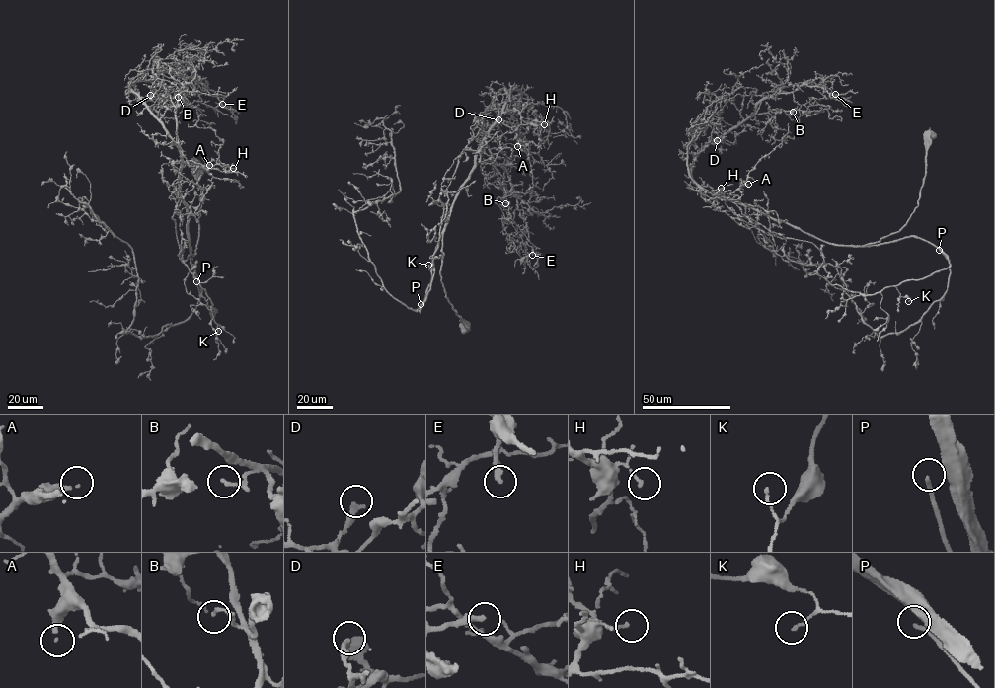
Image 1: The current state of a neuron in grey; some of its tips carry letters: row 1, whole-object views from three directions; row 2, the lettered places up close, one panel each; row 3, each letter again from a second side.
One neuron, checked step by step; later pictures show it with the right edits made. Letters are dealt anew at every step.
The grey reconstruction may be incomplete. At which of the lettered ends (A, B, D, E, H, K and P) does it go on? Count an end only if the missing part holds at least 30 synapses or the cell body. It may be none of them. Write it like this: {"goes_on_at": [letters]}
{"goes_on_at": ["A", "E", "P"]}

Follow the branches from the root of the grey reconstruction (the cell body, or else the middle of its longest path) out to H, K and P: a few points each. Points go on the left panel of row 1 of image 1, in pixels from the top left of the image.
H: (196, 164), (194, 256), (179, 191), (181, 164), (233, 168)
K: (196, 164), (199, 234), (196, 253), (188, 258), (202, 296), (216, 310), (210, 313), (218, 331)
P: (196, 164), (200, 190), (199, 234), (196, 253), (188, 257), (191, 260), (197, 274), (200, 295), (196, 281)

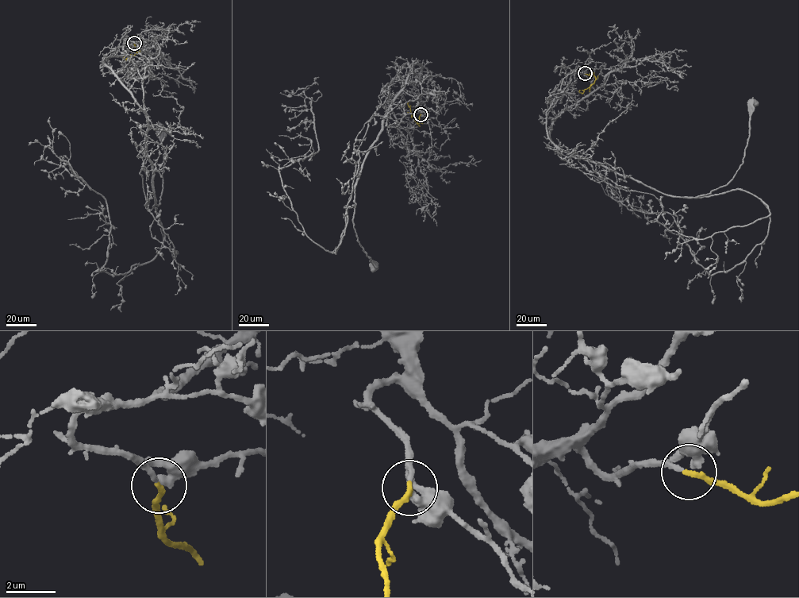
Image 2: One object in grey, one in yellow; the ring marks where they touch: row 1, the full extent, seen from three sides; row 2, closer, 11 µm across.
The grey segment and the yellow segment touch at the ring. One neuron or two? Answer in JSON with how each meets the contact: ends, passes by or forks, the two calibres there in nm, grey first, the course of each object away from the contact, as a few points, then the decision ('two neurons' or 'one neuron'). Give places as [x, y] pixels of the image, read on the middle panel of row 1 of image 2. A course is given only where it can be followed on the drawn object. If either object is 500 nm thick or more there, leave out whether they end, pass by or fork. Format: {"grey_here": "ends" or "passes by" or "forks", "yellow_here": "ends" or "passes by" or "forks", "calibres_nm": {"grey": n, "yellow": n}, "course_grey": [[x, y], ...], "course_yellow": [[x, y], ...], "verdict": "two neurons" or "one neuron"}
{"grey_here": "passes by", "yellow_here": "ends", "calibres_nm": {"grey": 320, "yellow": 220}, "course_grey": [[420, 114], [420, 99], [412, 90], [422, 67], [416, 63], [363, 160], [355, 189], [353, 226], [374, 267]], "course_yellow": [[420, 114], [419, 122], [416, 122], [408, 103]], "verdict": "one neuron"}

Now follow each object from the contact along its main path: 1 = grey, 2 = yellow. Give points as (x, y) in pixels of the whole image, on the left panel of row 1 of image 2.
1: (134, 43), (129, 38), (123, 49), (142, 80), (146, 148), (158, 206), (164, 163), (160, 128)
2: (134, 43), (136, 53), (125, 59), (124, 55)

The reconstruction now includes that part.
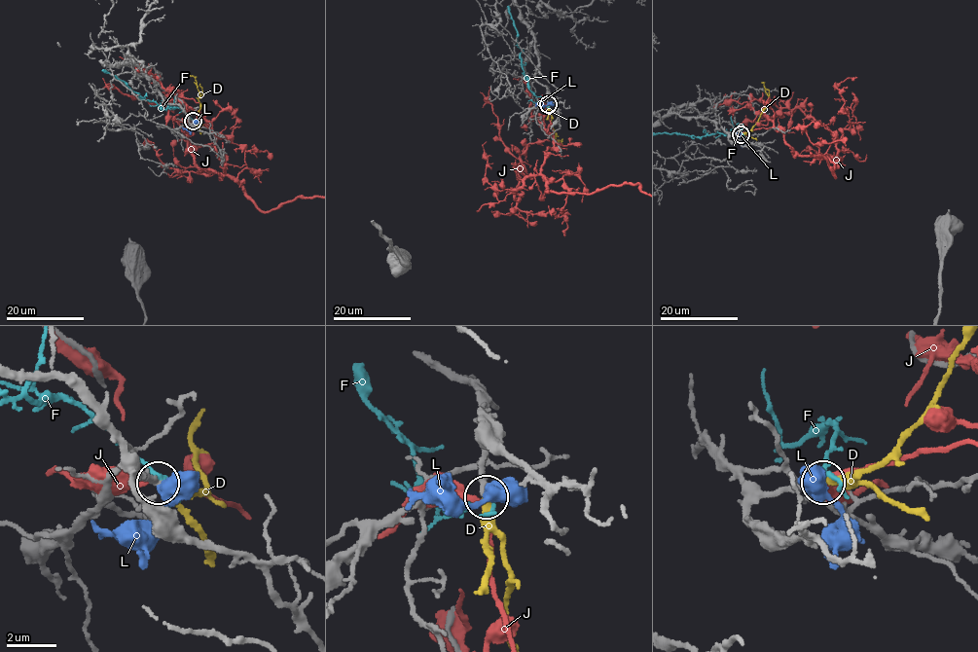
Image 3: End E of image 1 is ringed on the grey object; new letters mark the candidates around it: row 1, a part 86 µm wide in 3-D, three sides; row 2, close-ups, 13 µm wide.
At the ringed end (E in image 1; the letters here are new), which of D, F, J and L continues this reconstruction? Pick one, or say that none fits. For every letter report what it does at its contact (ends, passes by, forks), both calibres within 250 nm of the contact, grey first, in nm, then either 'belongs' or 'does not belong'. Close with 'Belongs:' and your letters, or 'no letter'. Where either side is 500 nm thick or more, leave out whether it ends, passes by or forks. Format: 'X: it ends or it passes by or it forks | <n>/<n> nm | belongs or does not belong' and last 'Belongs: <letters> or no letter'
D: it ends | 260/340 nm | belongs
F: it passes by | 280/160 nm | does not belong
J: it passes by | 280/180 nm | does not belong
L: it passes by | 280/440 nm | does not belong
Belongs: D

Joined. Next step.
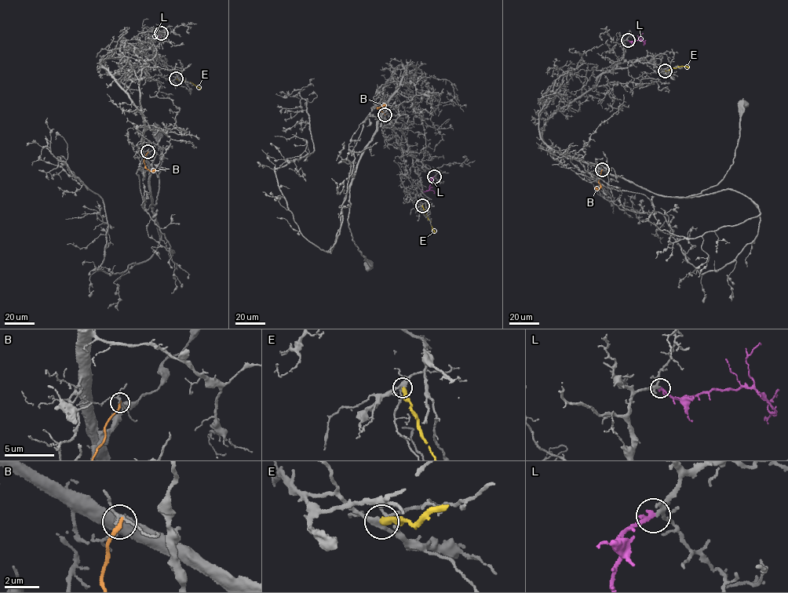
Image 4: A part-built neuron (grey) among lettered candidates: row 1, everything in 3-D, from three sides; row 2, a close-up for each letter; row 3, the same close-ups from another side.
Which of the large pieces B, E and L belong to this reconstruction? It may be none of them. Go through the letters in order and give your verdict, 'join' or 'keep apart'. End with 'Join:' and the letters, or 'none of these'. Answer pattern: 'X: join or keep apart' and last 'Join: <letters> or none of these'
B: keep apart
E: keep apart
L: join
Join: L

